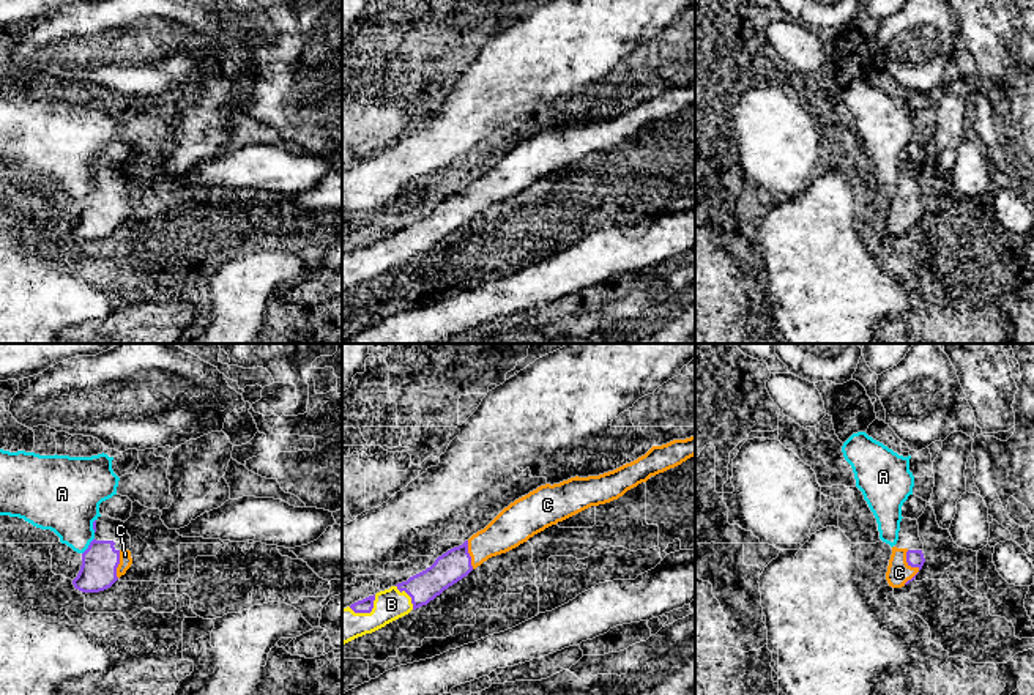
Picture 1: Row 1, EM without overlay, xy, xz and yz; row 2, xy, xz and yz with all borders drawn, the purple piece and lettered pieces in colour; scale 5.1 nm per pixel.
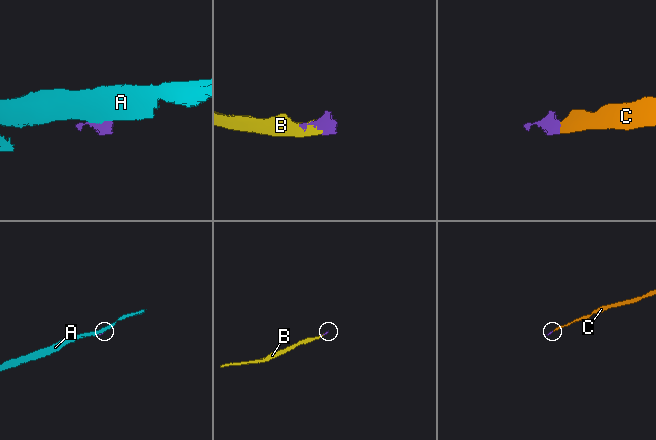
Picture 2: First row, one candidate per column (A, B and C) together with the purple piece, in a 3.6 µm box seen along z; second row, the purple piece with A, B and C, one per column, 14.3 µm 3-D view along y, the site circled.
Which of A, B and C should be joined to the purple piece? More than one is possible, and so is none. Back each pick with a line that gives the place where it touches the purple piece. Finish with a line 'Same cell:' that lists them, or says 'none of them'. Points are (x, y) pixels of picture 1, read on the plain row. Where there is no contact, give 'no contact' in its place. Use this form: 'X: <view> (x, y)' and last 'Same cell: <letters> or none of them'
B: xz (409, 241)
C: yz (914, 213)
Same cell: B, C

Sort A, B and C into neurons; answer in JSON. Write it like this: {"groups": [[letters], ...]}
{"groups": [["A"], ["B", "C"]]}

